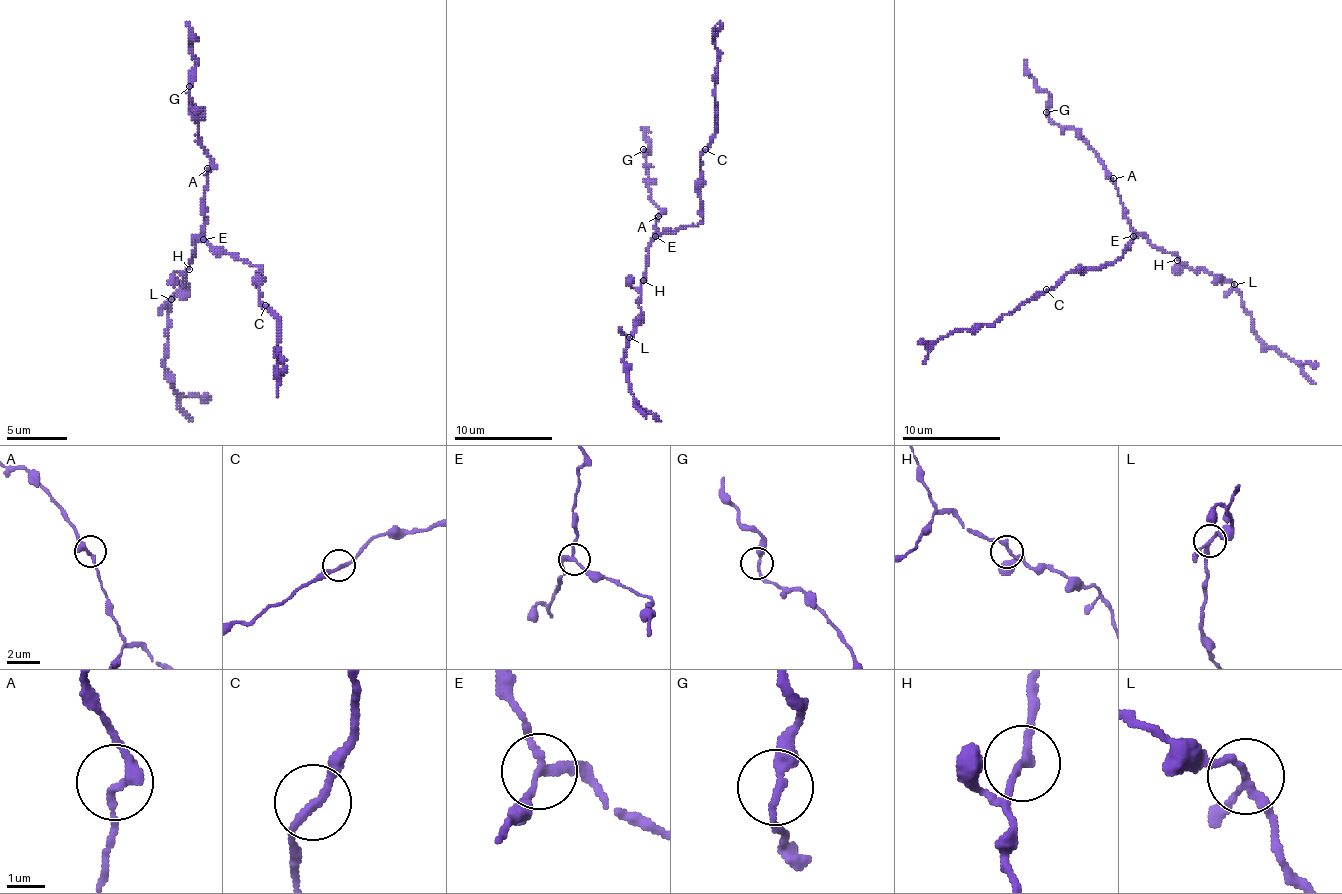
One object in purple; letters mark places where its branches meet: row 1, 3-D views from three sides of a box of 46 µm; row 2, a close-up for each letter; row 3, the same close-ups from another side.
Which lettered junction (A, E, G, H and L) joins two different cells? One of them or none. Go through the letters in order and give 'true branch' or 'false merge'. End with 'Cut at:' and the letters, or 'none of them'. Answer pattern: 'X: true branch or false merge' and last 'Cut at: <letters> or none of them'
A: true branch
E: false merge
G: true branch
H: true branch
L: true branch
Cut at: E

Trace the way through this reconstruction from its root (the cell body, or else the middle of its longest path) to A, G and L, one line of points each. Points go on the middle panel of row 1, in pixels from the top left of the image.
A: (663, 231), (656, 236), (658, 216)
G: (663, 231), (656, 236), (661, 211), (651, 199), (648, 164), (643, 149)
L: (663, 231), (653, 238), (648, 248), (646, 278), (641, 285), (638, 305), (641, 322), (629, 337)

